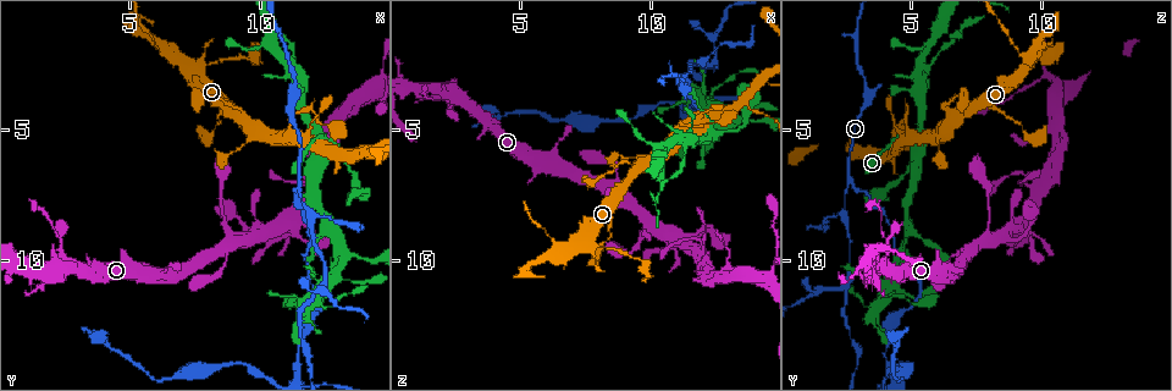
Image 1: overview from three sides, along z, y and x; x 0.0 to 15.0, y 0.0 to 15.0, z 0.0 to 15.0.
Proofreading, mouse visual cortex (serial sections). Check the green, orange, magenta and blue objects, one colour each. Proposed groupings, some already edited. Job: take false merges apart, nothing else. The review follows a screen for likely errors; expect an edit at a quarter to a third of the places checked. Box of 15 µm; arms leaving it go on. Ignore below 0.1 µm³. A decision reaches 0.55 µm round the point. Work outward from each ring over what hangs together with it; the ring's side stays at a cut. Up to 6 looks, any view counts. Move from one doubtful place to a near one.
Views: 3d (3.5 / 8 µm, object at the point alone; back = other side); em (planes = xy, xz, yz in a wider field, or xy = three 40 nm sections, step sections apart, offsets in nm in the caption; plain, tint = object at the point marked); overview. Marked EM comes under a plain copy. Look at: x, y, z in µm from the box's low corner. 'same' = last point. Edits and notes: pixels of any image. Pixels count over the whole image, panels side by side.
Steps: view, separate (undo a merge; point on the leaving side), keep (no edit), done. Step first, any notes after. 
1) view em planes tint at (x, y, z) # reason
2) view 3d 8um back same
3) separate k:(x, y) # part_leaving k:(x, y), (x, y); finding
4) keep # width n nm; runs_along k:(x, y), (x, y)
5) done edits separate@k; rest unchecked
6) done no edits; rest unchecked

view 3d 3.5um at (11.2, 3.1, 3.2) # a narrow waist

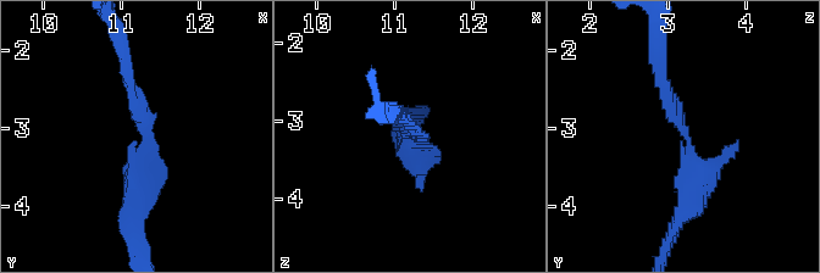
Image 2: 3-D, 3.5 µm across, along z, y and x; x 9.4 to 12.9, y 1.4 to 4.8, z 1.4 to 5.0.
view em xy step 3 tint at (11.30, 3.15, 3.25) # shape alone is not enough

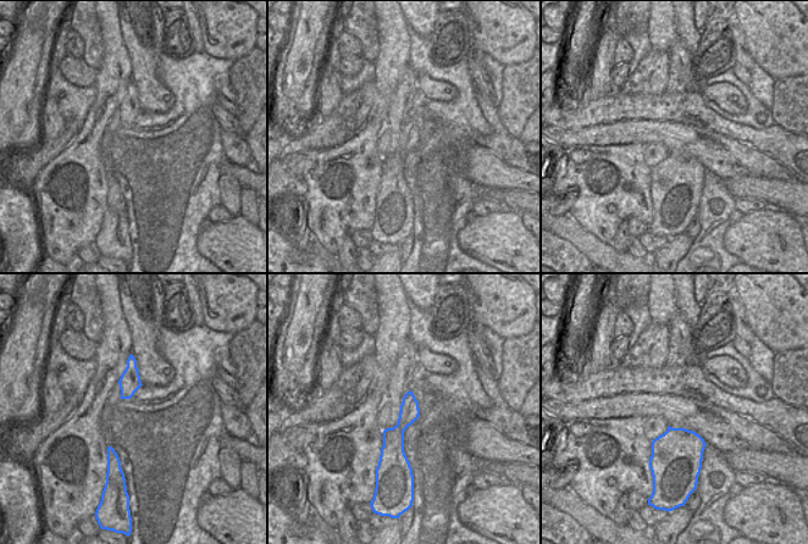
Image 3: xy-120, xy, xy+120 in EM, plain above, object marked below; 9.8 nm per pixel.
keep # width 190 nm; runs_along 3:(410, 395), (397, 432), (397, 462); one cell here

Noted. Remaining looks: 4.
view 3d 8um at (9.4, 4.6, 6.6) # two arms in line, one across

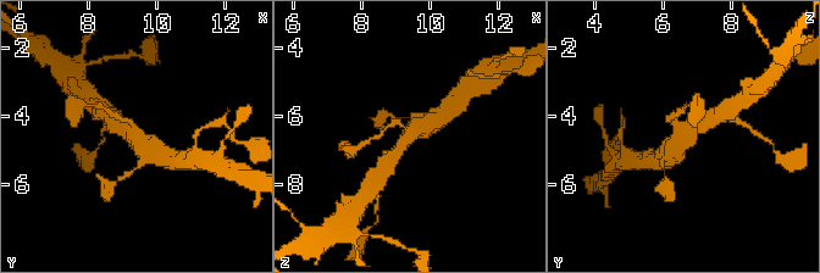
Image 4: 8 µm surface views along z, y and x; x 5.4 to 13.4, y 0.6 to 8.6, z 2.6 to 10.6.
view 3d 3.5um at (9.4, 4.6, 6.6)

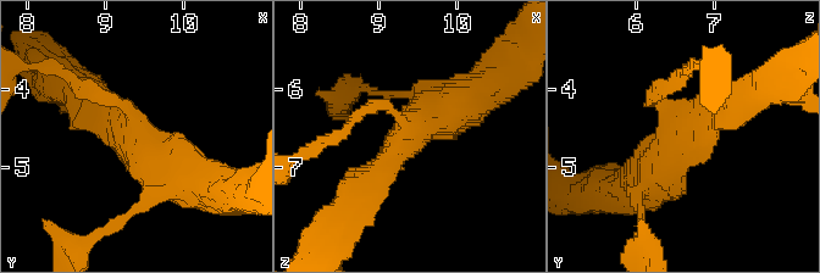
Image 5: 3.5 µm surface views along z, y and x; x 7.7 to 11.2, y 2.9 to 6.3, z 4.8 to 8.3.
view em xy step 2 tint at (9.35, 4.55, 6.60) # arms 3; arm_widths 150, 400, 600 nm

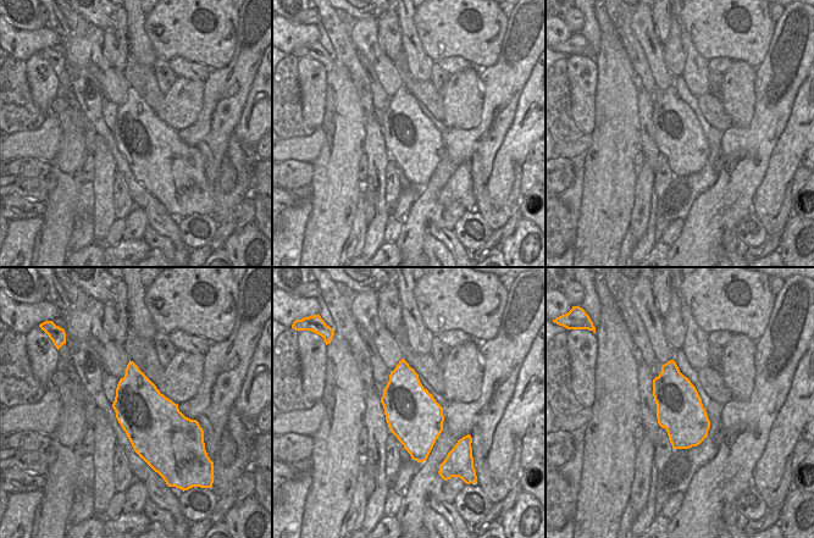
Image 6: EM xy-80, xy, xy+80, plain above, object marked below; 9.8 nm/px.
keep # all the same cell

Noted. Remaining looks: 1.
done no edits; rest unchecked

